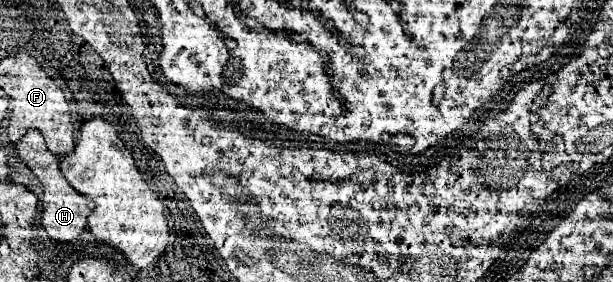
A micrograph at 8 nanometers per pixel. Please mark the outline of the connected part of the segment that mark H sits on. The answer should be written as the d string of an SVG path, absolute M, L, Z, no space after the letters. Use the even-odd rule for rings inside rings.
M30 129L18 143L16 149L20 153L20 157L26 161L26 165L30 167L30 171L40 179L42 189L44 189L44 201L42 201L42 225L46 229L46 233L56 239L56 241L72 241L76 239L84 229L86 229L86 219L88 215L94 211L94 203L92 199L84 197L82 193L74 191L74 187L64 179L62 171L60 171L60 159L56 155L52 155L46 149L44 137L40 135L40 131Z

